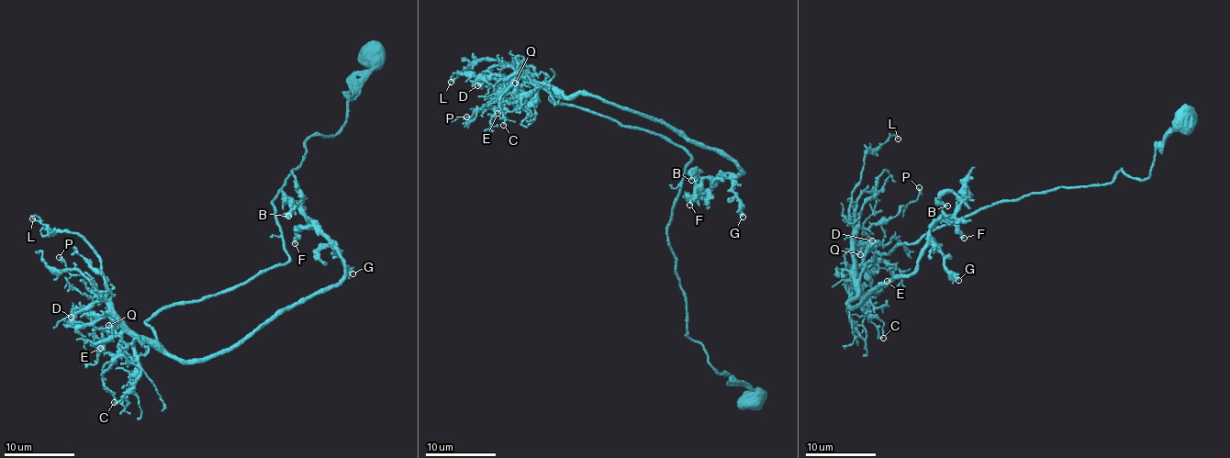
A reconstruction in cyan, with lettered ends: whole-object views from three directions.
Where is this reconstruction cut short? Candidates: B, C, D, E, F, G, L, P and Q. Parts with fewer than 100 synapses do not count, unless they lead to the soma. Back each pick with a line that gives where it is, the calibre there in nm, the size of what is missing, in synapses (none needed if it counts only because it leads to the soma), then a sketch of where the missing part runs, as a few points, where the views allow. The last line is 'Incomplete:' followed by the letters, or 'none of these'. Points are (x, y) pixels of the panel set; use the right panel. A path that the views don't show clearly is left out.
Incomplete: none of these

